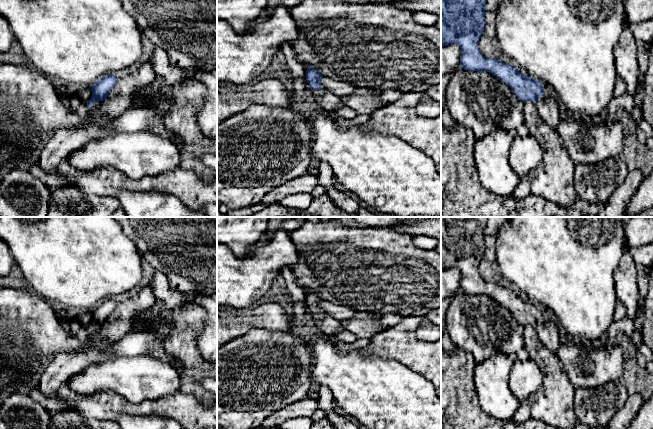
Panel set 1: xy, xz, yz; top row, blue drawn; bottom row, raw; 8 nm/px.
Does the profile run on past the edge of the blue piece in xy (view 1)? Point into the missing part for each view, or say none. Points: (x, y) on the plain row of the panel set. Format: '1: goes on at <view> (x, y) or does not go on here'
1: goes on at xy (97, 328)

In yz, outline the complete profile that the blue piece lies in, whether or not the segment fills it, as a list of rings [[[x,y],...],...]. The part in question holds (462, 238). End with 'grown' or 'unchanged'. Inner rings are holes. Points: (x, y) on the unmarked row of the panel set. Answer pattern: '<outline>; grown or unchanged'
[[[441,217],[441,270],[447,270],[449,268],[456,268],[459,270],[461,274],[460,291],[468,295],[487,295],[496,300],[501,306],[507,308],[524,327],[528,325],[534,326],[538,333],[539,342],[552,352],[557,353],[561,344],[559,327],[554,322],[543,319],[544,308],[529,300],[523,300],[516,291],[506,288],[501,284],[485,282],[480,276],[478,266],[481,259],[484,257],[486,248],[484,239],[487,218],[488,217]]]; grown

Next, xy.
[[[111,298],[102,301],[91,311],[92,320],[91,323],[87,325],[87,330],[89,334],[94,334],[101,329],[101,326],[104,325],[110,315],[114,312],[117,306],[117,302]]]; grown

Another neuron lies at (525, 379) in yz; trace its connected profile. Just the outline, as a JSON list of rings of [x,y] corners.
[[[516,358],[508,384],[514,396],[520,401],[526,401],[539,390],[543,379],[543,372],[534,360],[529,358],[526,361],[520,361]]]

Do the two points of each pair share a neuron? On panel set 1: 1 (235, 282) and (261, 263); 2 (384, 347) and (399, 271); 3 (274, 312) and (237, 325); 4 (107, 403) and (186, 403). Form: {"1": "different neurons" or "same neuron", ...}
{"1": "same neuron", "2": "different neurons", "3": "same neuron", "4": "same neuron"}

